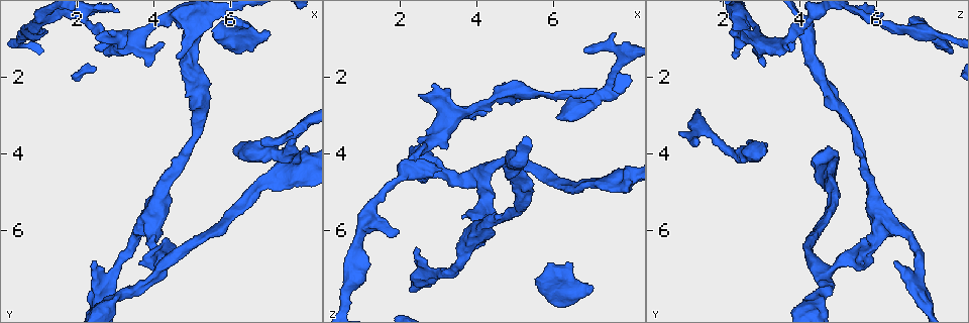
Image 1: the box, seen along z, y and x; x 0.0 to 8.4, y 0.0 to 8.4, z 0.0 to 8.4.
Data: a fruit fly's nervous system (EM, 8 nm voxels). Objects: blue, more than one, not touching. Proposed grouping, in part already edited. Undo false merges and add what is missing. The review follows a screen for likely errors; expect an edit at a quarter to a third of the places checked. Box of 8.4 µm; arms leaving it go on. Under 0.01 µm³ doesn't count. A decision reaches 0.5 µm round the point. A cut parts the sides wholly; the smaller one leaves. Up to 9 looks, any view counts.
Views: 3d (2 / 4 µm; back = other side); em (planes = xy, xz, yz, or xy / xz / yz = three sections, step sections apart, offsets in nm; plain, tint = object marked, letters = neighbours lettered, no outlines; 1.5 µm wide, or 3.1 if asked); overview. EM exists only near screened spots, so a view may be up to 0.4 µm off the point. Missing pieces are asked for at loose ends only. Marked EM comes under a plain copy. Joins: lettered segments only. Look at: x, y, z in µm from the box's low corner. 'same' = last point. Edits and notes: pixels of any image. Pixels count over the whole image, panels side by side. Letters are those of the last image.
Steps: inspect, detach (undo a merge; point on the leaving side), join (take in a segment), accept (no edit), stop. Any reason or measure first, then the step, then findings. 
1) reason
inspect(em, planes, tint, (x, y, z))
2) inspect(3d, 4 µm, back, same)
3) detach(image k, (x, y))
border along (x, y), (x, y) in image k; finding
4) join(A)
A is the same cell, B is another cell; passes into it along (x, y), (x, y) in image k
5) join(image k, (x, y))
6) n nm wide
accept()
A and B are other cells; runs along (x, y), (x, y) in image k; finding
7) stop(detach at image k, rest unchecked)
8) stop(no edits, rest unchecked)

free end
inspect(3d, 4 µm, (2.40, 6.80, 6.50))

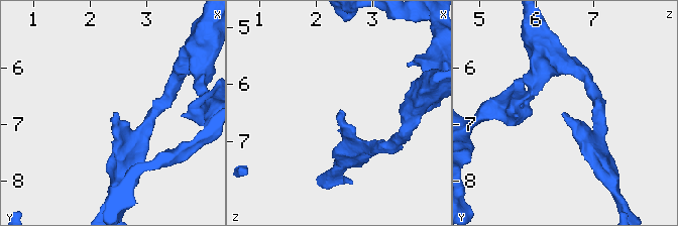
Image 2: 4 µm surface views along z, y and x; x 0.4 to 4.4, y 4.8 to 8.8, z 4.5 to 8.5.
inspect(em, planes, letters, (2.45, 6.80, 6.50))

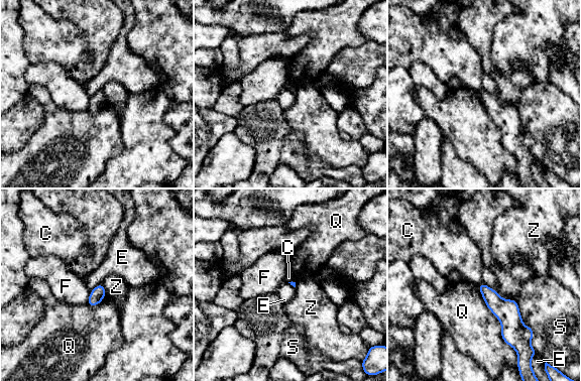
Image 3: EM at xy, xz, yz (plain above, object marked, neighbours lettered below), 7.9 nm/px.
accept()
C, E, F, Q, S and Z are other cells; border along (482, 281), (495, 290) in image 3; none of them fits

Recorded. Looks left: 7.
free end
inspect(em, yz, step 4, letters, (6.80, 3.65, 1.30))

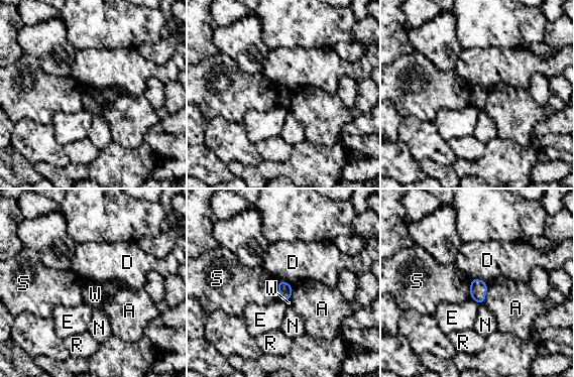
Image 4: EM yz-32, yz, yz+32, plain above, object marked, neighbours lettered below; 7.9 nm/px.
accept()
A, D, E, N, R, S and W are other cells; border along (277, 291), (284, 300), (291, 299) in image 4; none of them fits

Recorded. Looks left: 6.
branch stops here
inspect(3d, 2 µm, (2.55, 0.90, 2.45))

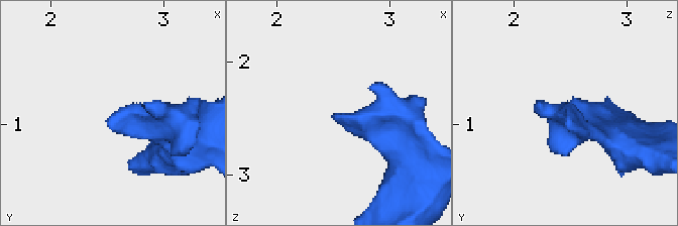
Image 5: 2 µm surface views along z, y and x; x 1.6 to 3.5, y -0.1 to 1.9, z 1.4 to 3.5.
need the tissue
inspect(em, 3.1 µm, xy, step 8, tint, (2.56, 0.88, 2.48))

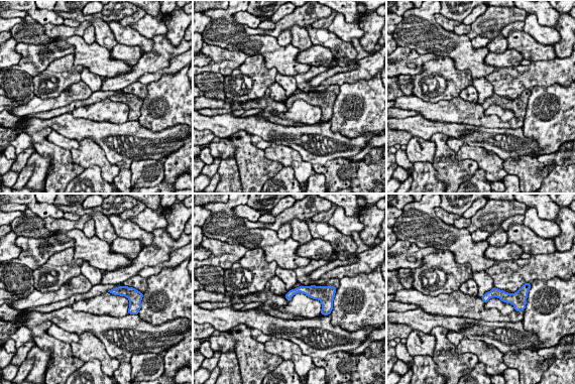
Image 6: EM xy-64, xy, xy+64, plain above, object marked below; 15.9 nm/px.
what lies round it
inspect(em, 3.1 µm, xy, step 8, letters, same)

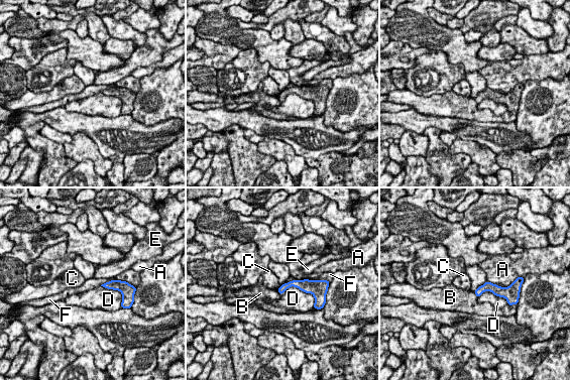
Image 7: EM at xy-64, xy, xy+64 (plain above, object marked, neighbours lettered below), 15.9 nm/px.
D touches over 550 nm
accept()
A, B, C, D, E and F are other cells; border along (123, 280), (109, 280), (100, 285) in image 7; none of them fits

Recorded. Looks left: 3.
branch stops here
inspect(em, yz, step 8, tint, (6.45, 0.65, 6.90))

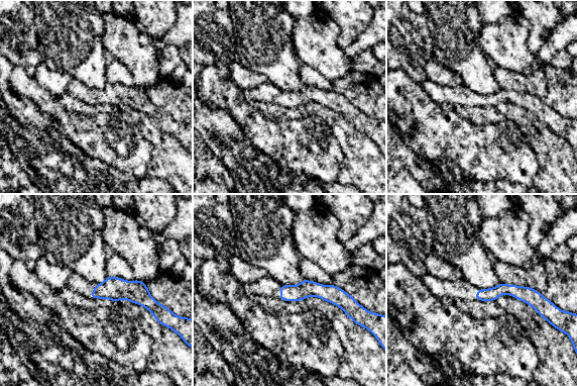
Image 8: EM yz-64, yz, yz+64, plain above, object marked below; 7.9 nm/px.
what lies round it
inspect(em, yz, step 8, letters, same)

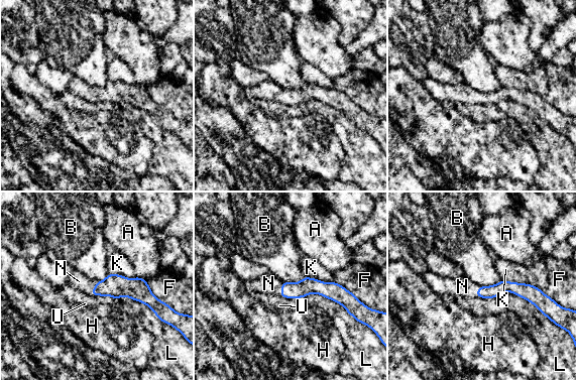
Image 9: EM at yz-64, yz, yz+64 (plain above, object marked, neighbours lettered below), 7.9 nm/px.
L touches over 460 nm
join(N)
N is the same cell, A, B, F, H, K, L and U are other cells; passes into it along (117, 285), (93, 287), (79, 281) in image 9; it goes on there

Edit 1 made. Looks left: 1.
stop(join at image 9, rest unchecked)

